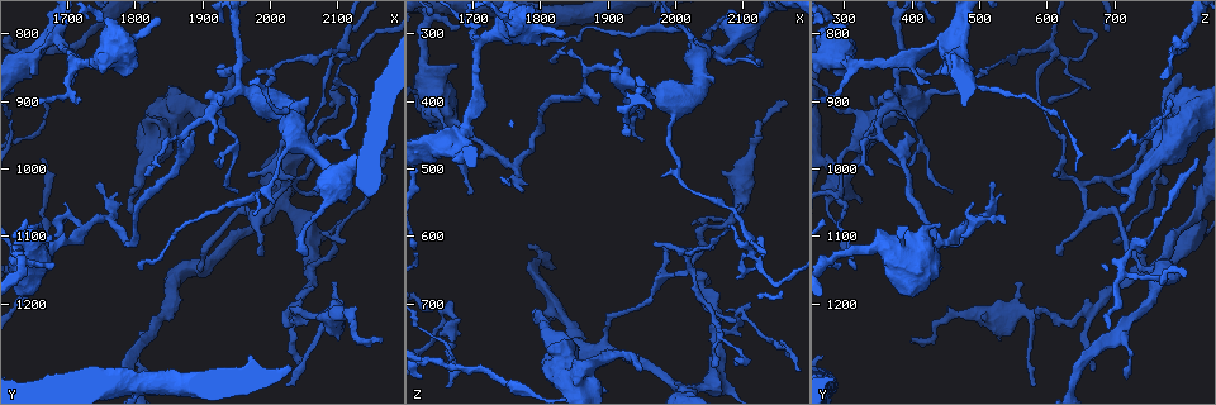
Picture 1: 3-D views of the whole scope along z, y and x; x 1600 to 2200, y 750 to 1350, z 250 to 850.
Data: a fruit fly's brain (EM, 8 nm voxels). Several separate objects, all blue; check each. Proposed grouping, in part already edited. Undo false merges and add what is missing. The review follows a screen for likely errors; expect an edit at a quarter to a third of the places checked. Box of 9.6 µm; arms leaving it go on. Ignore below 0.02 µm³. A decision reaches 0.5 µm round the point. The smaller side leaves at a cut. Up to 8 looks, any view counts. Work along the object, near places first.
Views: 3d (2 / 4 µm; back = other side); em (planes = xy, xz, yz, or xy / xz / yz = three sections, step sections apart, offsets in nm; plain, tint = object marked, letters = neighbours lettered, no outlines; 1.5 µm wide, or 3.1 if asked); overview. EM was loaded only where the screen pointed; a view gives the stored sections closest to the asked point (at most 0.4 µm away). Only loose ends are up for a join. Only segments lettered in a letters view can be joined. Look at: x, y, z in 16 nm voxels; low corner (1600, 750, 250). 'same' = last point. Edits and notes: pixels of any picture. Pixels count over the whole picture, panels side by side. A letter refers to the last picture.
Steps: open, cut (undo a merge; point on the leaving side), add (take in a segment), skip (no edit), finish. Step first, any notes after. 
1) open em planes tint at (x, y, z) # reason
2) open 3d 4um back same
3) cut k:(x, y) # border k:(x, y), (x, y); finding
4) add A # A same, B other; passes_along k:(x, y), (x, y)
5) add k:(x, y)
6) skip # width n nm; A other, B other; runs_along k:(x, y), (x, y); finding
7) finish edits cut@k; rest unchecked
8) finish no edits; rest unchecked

open em yz step 4 letters at (2040, 1300, 665) # branch stops here

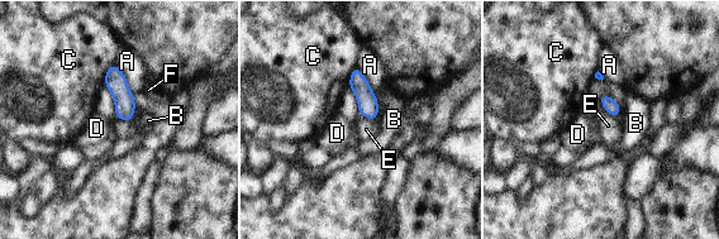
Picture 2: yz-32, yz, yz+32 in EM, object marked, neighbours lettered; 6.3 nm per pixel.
skip # A other, B other, C other, D other, E other, F other; none of them fits

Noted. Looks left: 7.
open 3d 4um back at (2025, 1020, 650) # abrupt turn

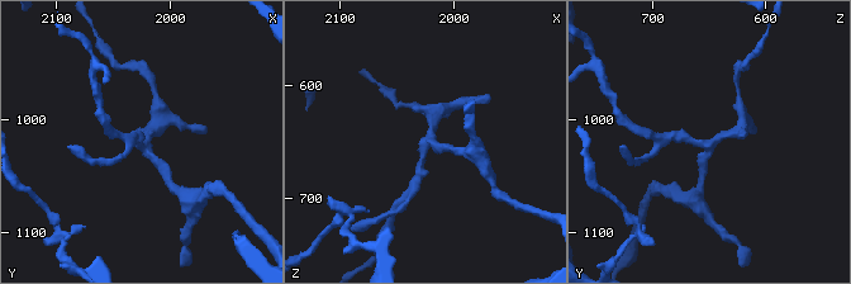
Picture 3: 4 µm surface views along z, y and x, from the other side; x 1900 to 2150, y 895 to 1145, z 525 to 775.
open em yz step 4 tint at (2020, 1020, 644) # need the tissue

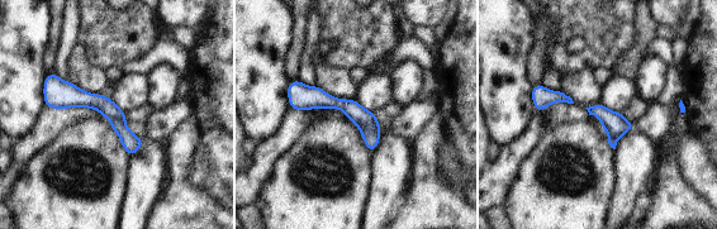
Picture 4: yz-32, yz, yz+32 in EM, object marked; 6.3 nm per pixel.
open em planes letters same

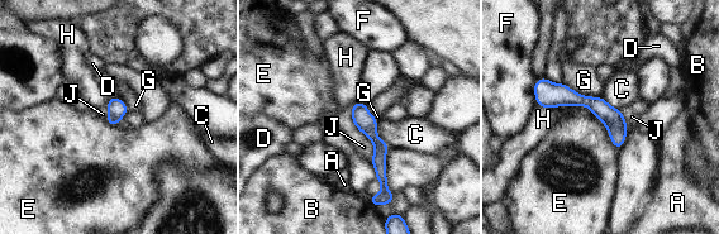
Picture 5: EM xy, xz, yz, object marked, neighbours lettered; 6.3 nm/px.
cut 5:(618, 137) # longest_contact J 340 nm; A other, B other, C other, D other, E other, F other, G other, H other, J other; border 5:(603, 120), (625, 130); a second neuron is stuck on

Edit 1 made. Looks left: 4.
open 3d 4um back at (2095, 880, 785) # free end

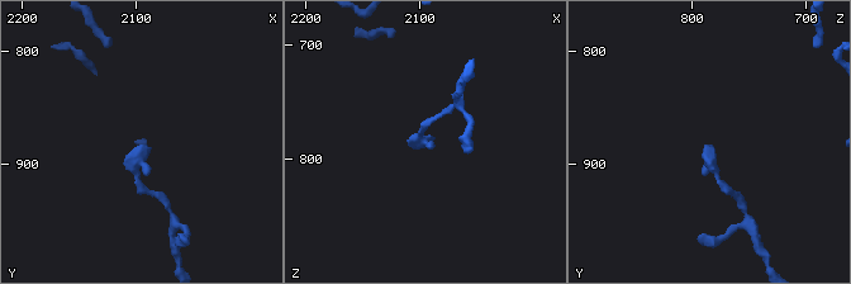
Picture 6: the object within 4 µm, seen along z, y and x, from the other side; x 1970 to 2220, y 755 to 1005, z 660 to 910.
open em yz step 4 tint at (2092, 882, 786)

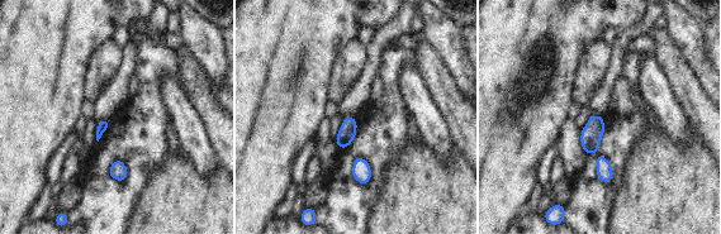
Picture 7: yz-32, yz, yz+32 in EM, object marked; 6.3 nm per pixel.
open em yz step 4 letters same # what lies round it

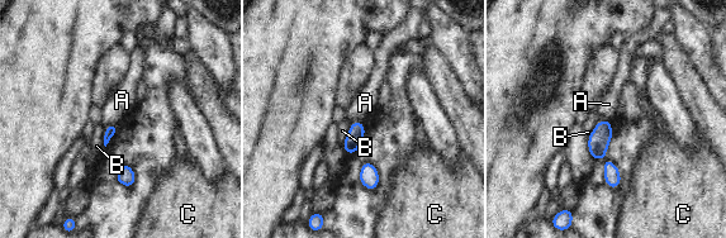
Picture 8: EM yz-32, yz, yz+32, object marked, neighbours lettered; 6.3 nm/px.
skip # A other, B other, C other; runs_along 8:(602, 123), (602, 157), (615, 184); none of them fits

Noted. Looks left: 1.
finish edits cut@5; rest unchecked

